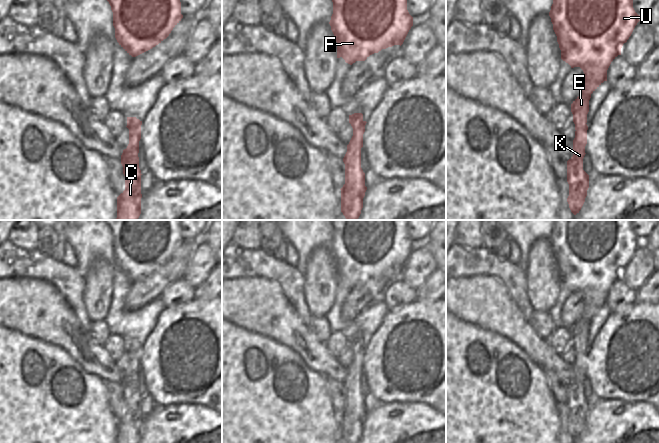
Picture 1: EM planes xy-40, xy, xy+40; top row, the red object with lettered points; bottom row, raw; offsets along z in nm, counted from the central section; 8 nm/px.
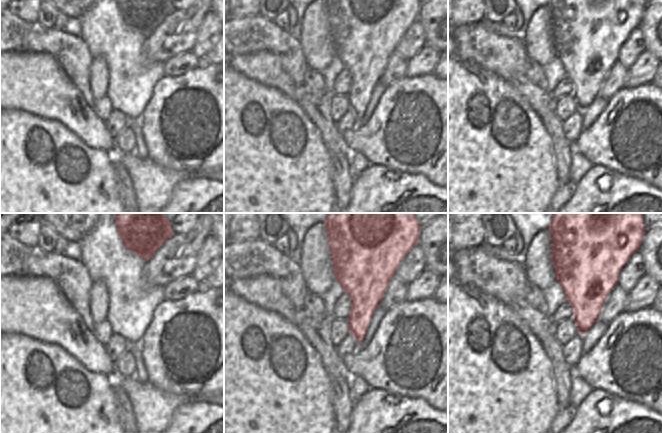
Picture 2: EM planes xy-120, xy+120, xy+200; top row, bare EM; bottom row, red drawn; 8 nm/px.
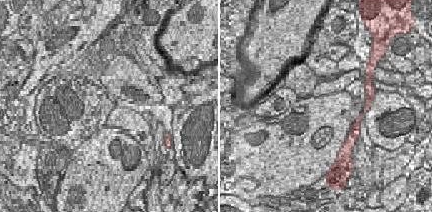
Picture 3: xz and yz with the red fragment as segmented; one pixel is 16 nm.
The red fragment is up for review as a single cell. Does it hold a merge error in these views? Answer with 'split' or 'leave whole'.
leave whole

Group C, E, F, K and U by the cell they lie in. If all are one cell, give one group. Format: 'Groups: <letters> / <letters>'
Groups: C E F K U

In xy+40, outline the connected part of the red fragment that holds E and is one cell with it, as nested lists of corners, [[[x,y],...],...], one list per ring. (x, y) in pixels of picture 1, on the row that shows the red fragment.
[[[553,0],[549,16],[561,59],[571,68],[580,67],[585,74],[585,84],[571,104],[576,131],[574,154],[567,161],[567,202],[576,215],[589,188],[589,175],[583,170],[589,100],[591,94],[607,81],[611,62],[621,55],[623,44],[641,16],[635,12],[633,0]]]

